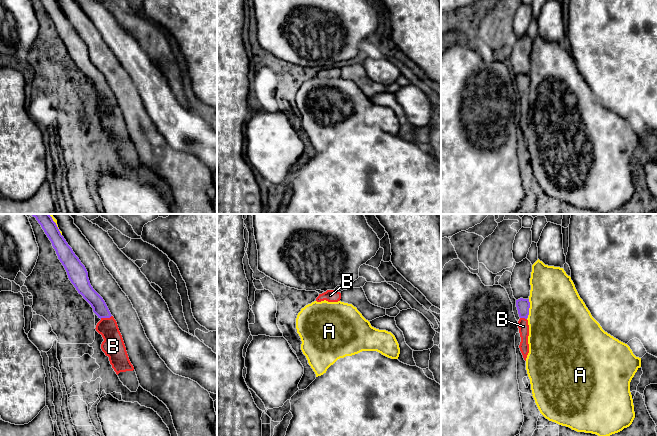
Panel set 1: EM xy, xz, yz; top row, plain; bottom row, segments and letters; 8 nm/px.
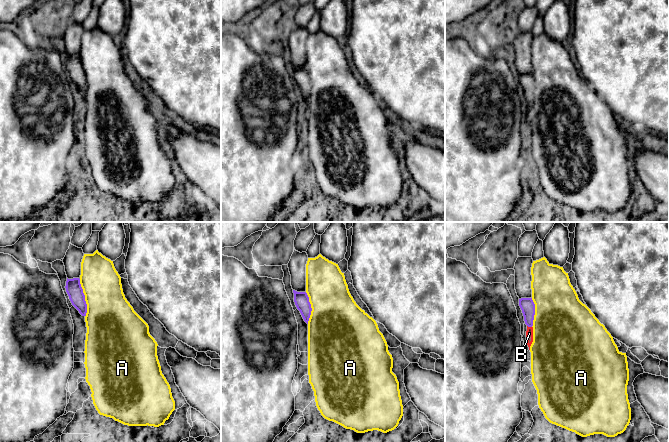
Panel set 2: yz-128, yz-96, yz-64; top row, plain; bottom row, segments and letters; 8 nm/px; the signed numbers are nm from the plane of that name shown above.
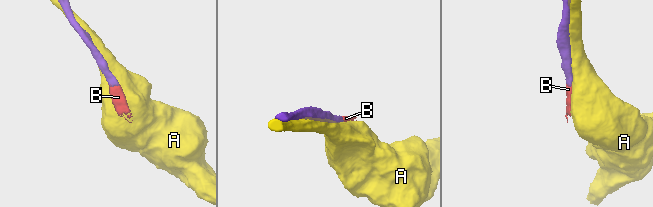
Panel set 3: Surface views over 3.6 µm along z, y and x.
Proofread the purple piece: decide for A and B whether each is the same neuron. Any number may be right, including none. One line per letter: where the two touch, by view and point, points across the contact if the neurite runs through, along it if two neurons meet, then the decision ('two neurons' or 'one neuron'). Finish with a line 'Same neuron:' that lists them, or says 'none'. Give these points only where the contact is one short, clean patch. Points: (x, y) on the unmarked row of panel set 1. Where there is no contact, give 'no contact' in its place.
A: meets purple in yz at (528, 85); two neurons
B: meets purple in xy at (105, 93); runs through xy (99, 82), (105, 93), (113, 122); one neuron
Same neuron: B

